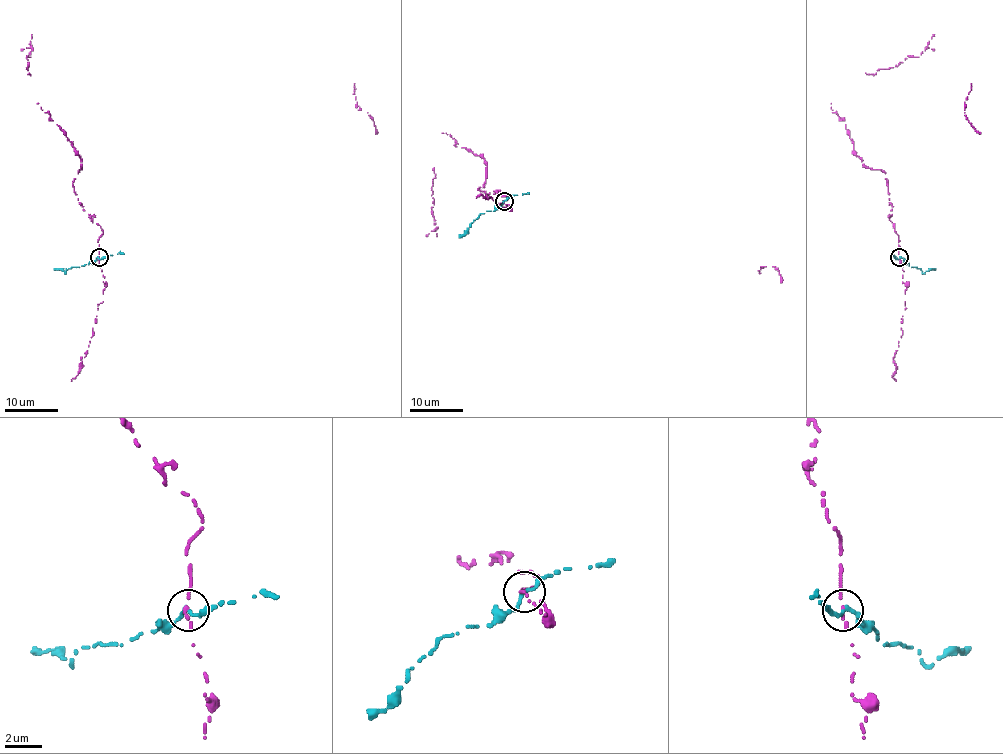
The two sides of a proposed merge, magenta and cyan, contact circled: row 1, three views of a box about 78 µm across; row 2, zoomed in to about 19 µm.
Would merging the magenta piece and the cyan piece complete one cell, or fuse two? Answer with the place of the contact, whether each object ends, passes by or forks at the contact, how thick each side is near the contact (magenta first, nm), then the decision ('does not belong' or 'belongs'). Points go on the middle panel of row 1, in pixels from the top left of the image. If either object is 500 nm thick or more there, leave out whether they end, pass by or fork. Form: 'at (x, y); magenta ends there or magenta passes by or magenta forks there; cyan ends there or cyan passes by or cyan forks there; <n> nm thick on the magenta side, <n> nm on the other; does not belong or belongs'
at (504, 201); magenta passes by; cyan passes by; 140 nm thick on the magenta side, 200 nm on the other; does not belong

